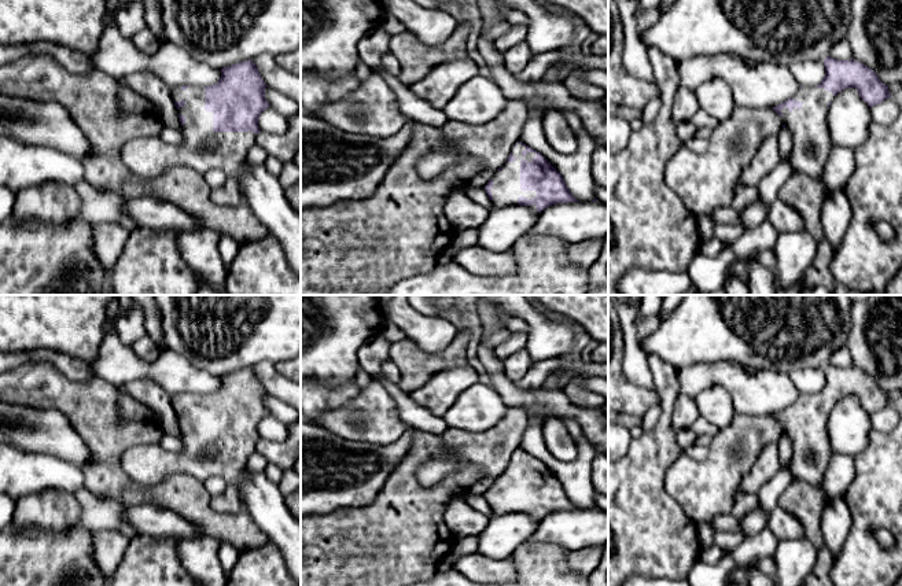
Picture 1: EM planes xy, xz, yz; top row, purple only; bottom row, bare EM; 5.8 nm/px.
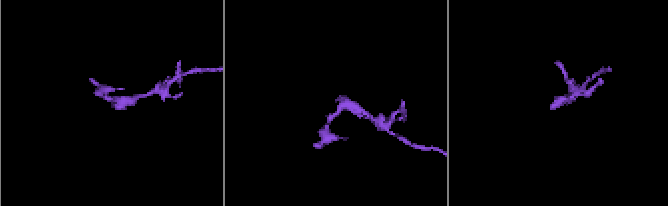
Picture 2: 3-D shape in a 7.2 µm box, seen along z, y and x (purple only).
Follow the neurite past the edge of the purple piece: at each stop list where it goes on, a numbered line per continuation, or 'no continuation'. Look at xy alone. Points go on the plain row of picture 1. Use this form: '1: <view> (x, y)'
1: xy (202, 457)

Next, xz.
1: xz (505, 497)

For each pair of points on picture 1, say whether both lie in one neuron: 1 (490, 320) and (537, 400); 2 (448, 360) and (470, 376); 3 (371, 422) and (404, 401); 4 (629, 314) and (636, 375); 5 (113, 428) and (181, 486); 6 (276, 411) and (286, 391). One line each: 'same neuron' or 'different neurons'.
1: same neuron
2: different neurons
3: different neurons
4: same neuron
5: same neuron
6: different neurons

